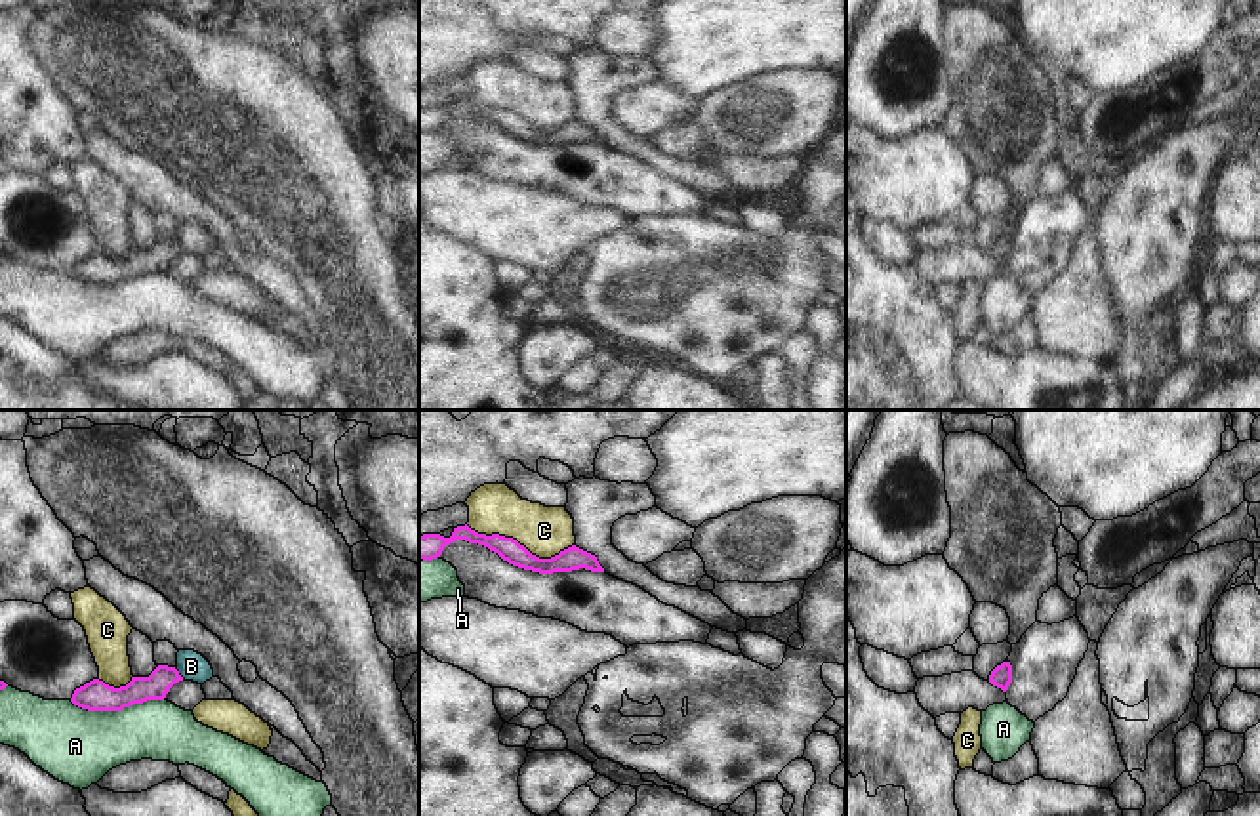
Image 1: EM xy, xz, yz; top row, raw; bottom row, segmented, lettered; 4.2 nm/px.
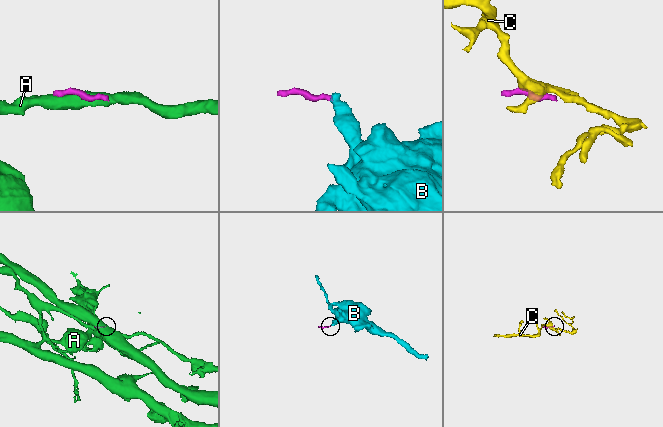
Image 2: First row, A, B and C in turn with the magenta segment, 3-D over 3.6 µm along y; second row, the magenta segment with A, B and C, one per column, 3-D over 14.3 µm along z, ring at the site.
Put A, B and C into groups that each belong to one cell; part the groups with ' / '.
A / B / C

